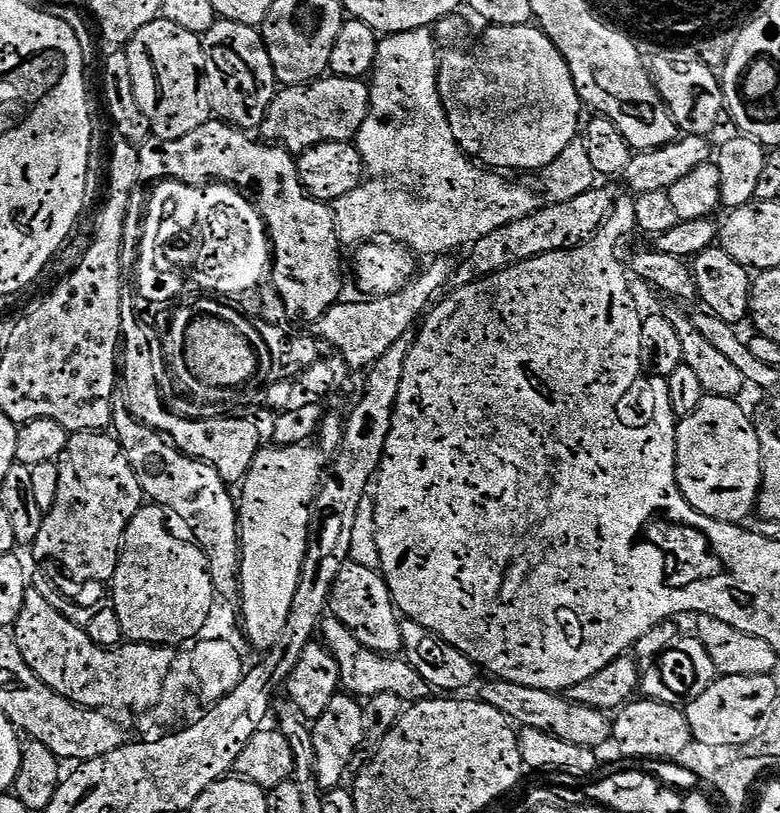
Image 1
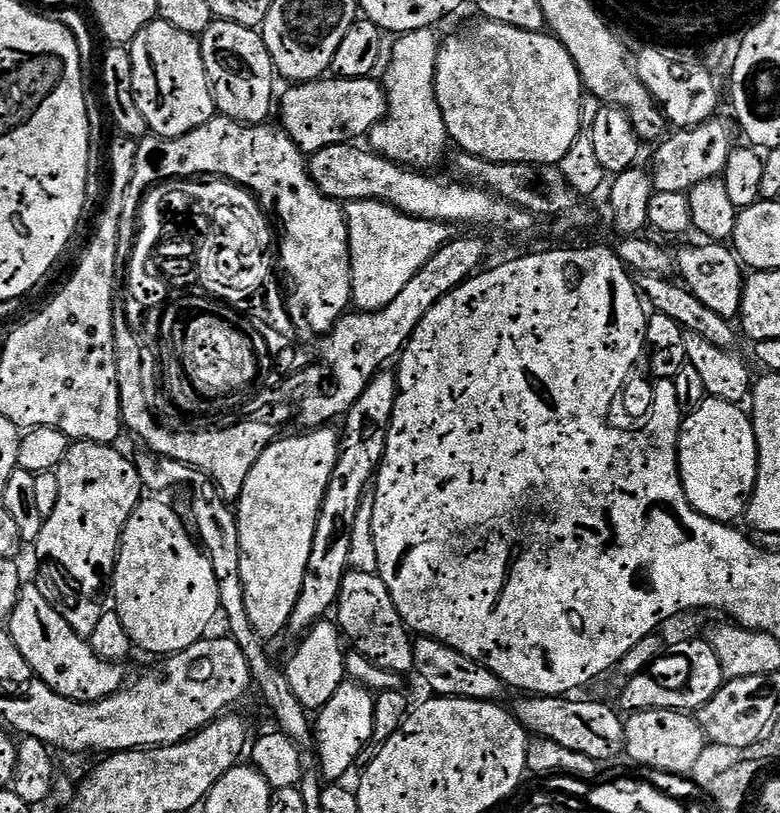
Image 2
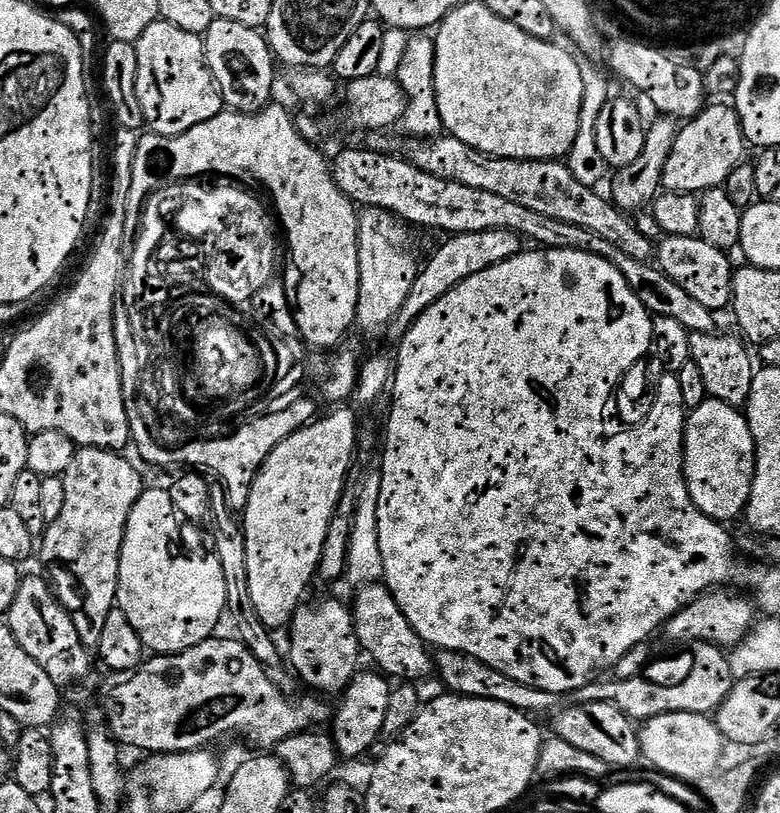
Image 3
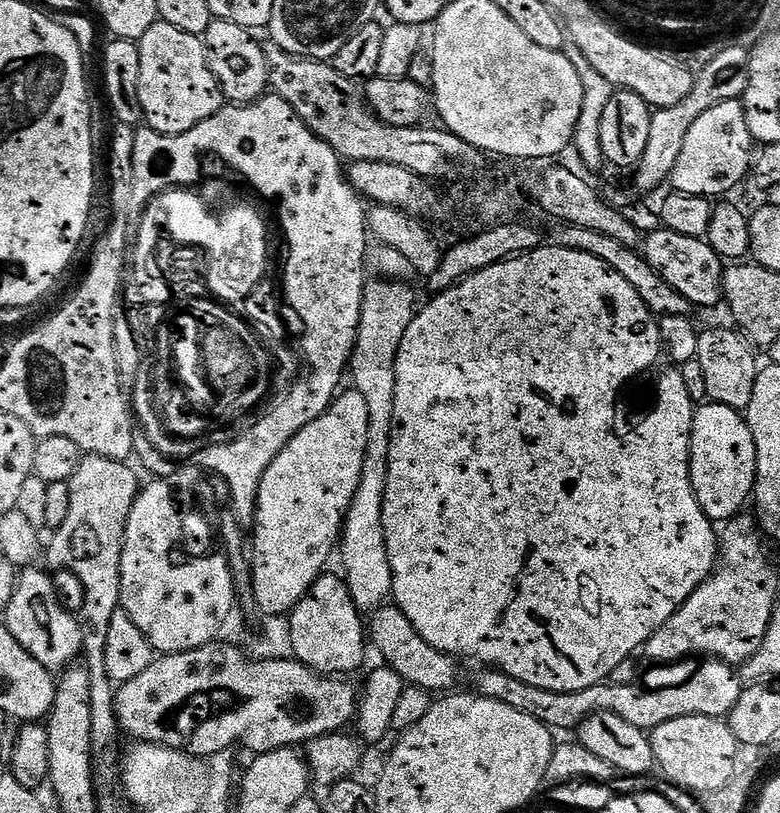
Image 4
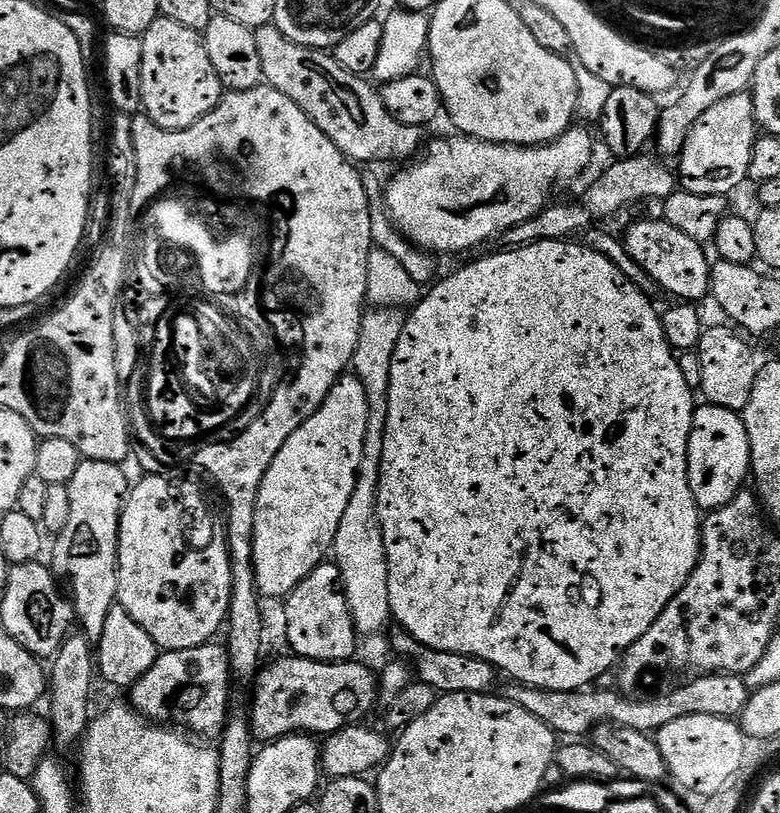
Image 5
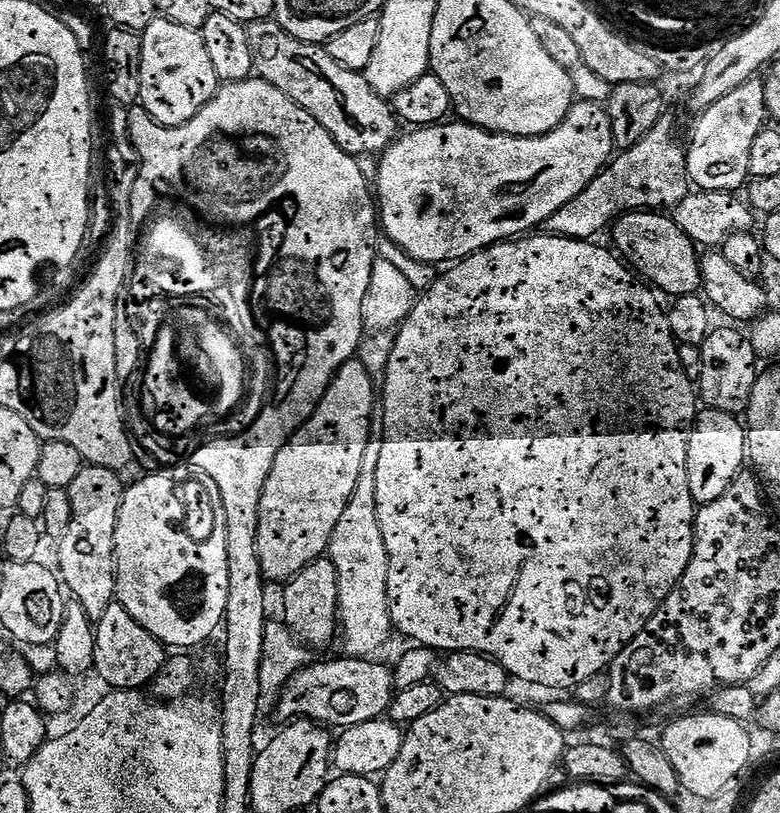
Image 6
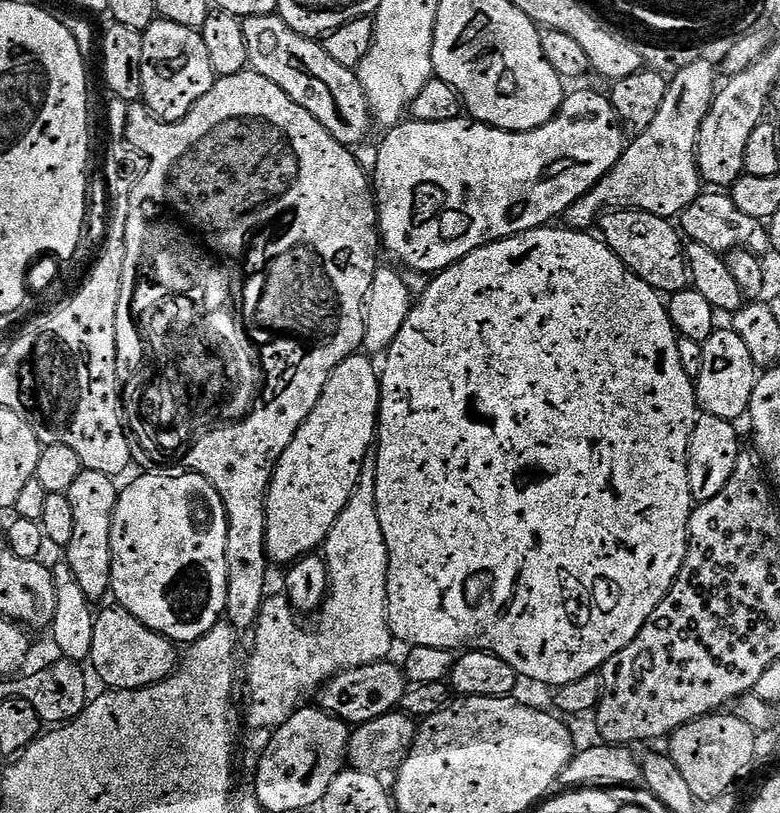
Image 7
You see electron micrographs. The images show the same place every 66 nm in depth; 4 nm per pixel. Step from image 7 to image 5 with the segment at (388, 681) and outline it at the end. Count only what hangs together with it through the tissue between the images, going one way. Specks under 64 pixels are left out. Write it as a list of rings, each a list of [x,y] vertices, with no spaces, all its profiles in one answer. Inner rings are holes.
[[[355,658],[334,662],[291,659],[280,660],[269,668],[267,665],[254,681],[256,705],[250,711],[250,723],[257,741],[271,742],[283,736],[316,732],[327,738],[336,731],[368,720],[380,695],[377,673]]]

